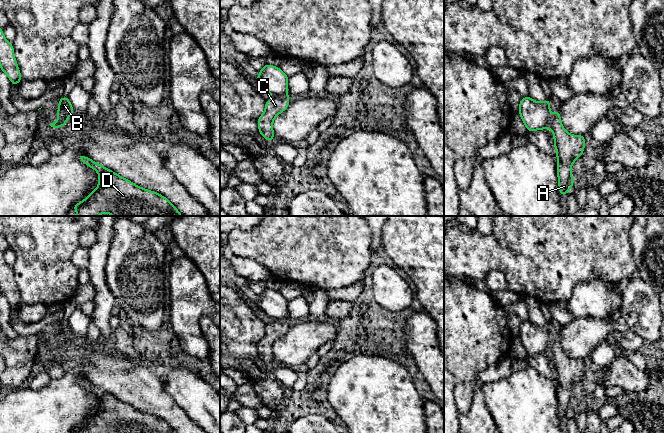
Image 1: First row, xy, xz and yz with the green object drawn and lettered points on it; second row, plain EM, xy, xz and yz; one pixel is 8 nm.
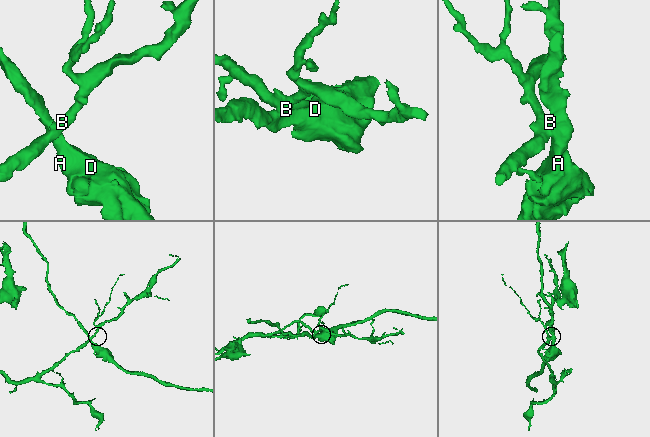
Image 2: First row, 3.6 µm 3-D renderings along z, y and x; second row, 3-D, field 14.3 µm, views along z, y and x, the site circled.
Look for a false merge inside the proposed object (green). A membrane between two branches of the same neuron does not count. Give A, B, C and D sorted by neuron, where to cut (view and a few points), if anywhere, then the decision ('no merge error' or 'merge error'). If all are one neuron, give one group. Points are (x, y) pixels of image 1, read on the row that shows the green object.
A C D / B; cut in xz along (274, 95), (287, 97); merge error

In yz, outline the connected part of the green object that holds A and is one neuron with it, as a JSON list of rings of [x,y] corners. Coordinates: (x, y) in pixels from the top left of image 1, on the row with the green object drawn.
[[[556,109],[550,120],[549,128],[553,132],[554,144],[557,157],[557,176],[559,193],[562,196],[574,186],[571,168],[573,163],[582,156],[585,148],[584,135],[571,135],[561,122],[560,111]]]

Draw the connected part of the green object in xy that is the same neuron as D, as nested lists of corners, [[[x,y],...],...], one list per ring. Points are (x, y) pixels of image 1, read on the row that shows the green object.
[[[83,154],[78,155],[78,159],[98,173],[99,182],[97,188],[83,201],[73,205],[77,216],[98,216],[106,213],[112,216],[183,216],[165,196],[134,184]]]

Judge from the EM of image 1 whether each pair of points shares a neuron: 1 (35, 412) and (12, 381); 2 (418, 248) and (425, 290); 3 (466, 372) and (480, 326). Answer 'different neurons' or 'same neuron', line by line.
1: different neurons
2: same neuron
3: same neuron

